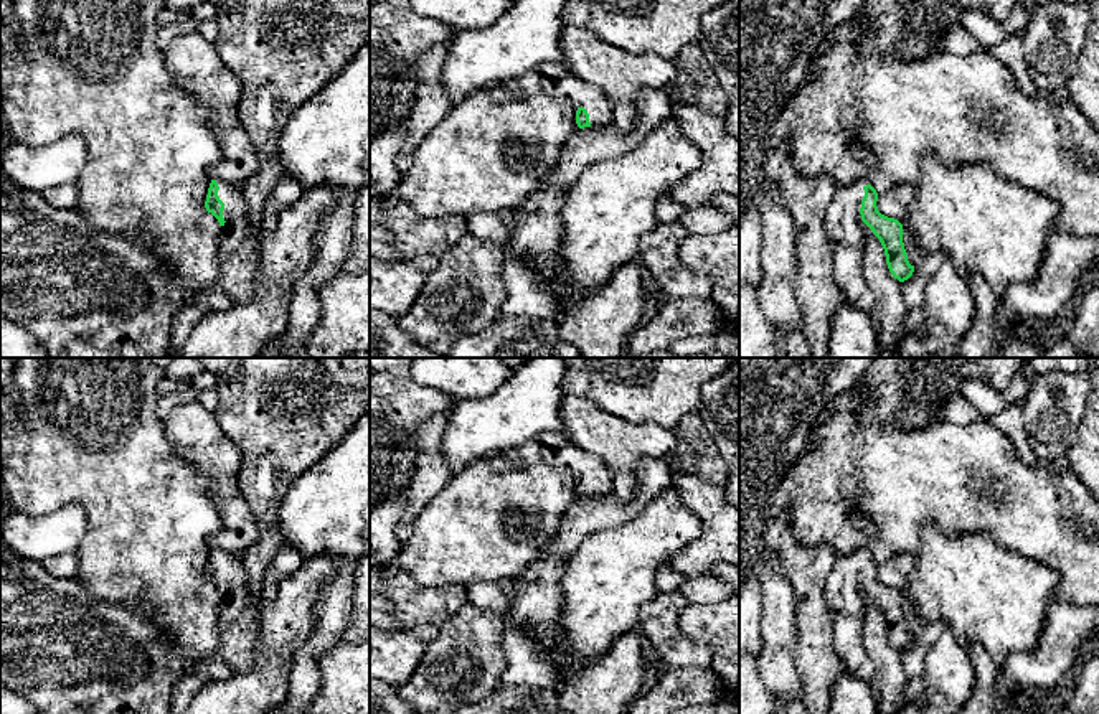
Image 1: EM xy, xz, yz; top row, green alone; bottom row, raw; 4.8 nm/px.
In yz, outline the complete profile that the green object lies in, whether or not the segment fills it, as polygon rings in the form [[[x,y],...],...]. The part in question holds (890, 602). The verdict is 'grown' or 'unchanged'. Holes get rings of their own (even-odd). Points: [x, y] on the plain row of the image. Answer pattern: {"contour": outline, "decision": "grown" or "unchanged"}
{"contour": [[[860,549],[838,556],[827,579],[825,595],[835,630],[833,645],[843,668],[850,673],[866,660],[863,646],[863,592],[880,608],[888,638],[894,648],[904,651],[914,641],[903,612],[903,594],[881,584],[876,571],[876,559],[866,549]]], "decision": "grown"}

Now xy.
{"contour": [[[211,549],[205,577],[219,595],[218,625],[221,645],[210,660],[228,663],[236,673],[248,671],[261,632],[259,607],[249,604],[244,566],[239,556]]], "decision": "grown"}

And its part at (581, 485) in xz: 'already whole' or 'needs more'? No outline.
needs more

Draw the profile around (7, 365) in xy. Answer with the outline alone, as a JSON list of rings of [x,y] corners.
[[[0,358],[0,391],[13,402],[18,404],[21,392],[15,384],[17,358]]]

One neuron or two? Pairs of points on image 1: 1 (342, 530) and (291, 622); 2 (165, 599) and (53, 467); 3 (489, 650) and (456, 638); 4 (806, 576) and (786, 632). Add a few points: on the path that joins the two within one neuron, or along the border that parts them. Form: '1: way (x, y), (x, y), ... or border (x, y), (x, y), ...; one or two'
1: border (335, 554), (324, 553), (306, 561); two
2: way (157, 564), (88, 495); one
3: way (481, 650), (464, 647); one
4: border (781, 569), (792, 589), (794, 645); two

